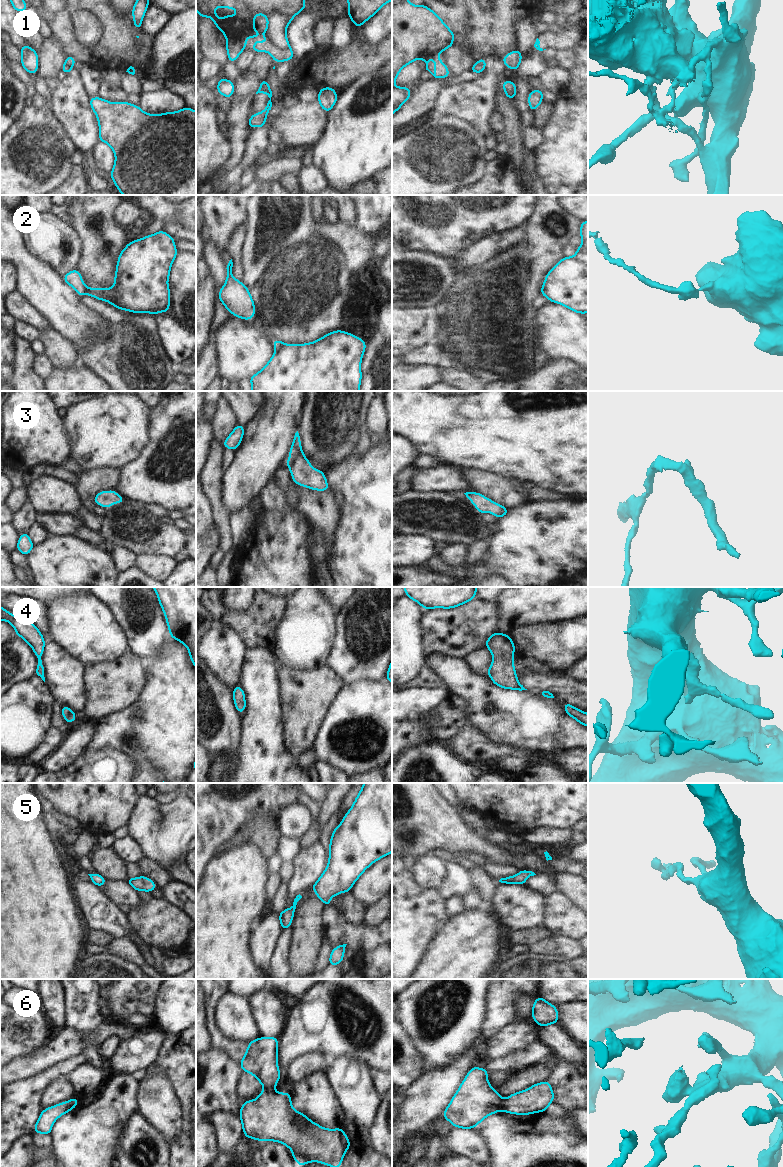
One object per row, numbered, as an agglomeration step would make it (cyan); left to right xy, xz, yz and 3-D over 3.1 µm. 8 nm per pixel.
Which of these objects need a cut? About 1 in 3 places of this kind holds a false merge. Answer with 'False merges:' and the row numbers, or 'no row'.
False merges: 1, 2, 6

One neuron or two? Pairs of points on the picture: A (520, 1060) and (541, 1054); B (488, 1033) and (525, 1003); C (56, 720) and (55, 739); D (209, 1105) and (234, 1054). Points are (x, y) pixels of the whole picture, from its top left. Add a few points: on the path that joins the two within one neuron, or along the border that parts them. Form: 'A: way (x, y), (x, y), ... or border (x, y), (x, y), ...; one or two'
A: way (525, 1058), (536, 1054); one
B: border (534, 997), (519, 997), (518, 1016), (514, 1021); two
C: border (51, 726), (54, 726), (61, 733); two
D: border (211, 1047), (223, 1051), (236, 1061), (242, 1070); two

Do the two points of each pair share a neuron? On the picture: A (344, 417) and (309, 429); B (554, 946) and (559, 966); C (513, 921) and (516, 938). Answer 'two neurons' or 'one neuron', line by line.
A: one neuron
B: two neurons
C: two neurons

